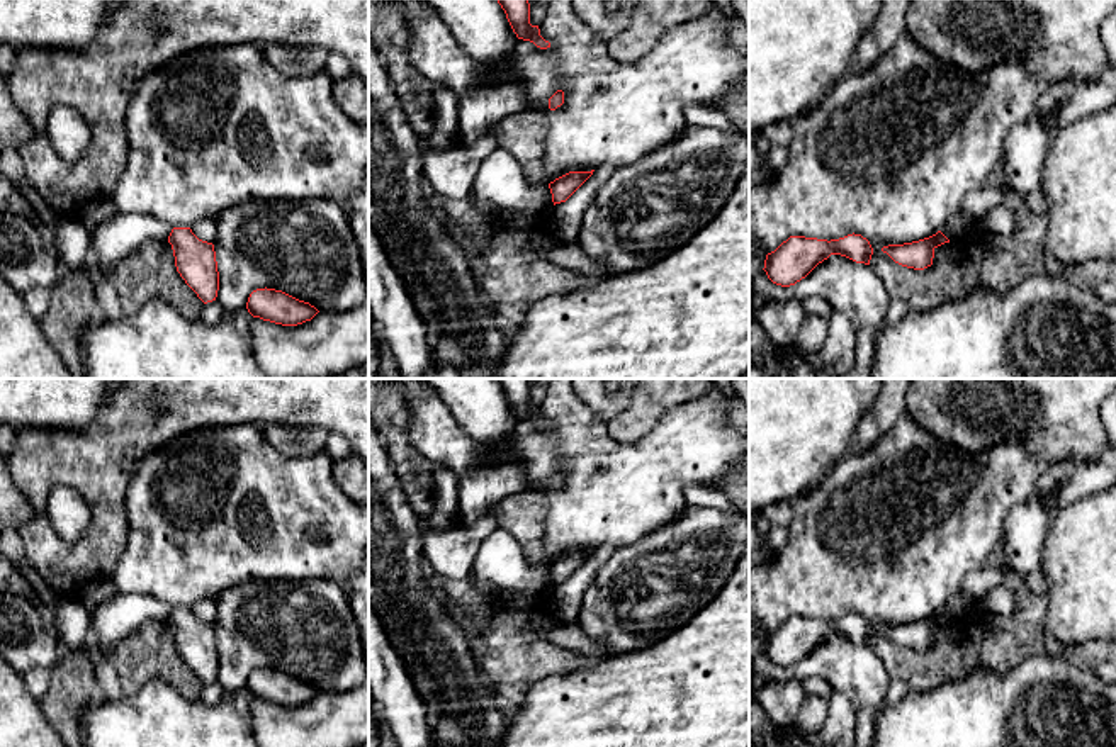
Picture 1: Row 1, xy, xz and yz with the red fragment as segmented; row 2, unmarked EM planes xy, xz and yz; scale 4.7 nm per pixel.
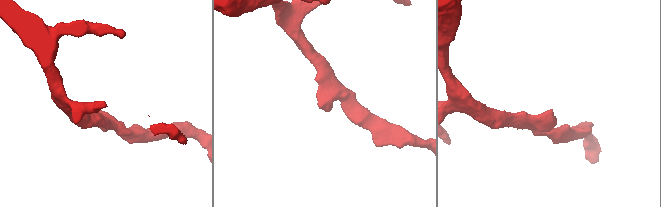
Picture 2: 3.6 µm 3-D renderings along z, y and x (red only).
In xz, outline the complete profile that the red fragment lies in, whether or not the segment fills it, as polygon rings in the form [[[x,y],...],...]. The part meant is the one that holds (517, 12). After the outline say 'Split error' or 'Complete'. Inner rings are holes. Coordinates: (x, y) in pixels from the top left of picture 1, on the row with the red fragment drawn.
[[[498,0],[518,39],[530,41],[540,49],[550,48],[550,42],[540,36],[538,25],[530,24],[528,0]]]. Complete

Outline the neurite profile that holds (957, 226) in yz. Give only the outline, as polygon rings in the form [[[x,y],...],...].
[[[956,212],[939,231],[951,241],[955,238],[965,236],[975,221],[977,219],[967,212]]]

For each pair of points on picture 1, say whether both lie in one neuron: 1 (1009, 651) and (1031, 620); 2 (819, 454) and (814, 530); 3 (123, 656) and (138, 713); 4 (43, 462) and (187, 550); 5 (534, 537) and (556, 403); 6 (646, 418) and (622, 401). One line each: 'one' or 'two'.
1: one
2: two
3: two
4: two
5: two
6: two

